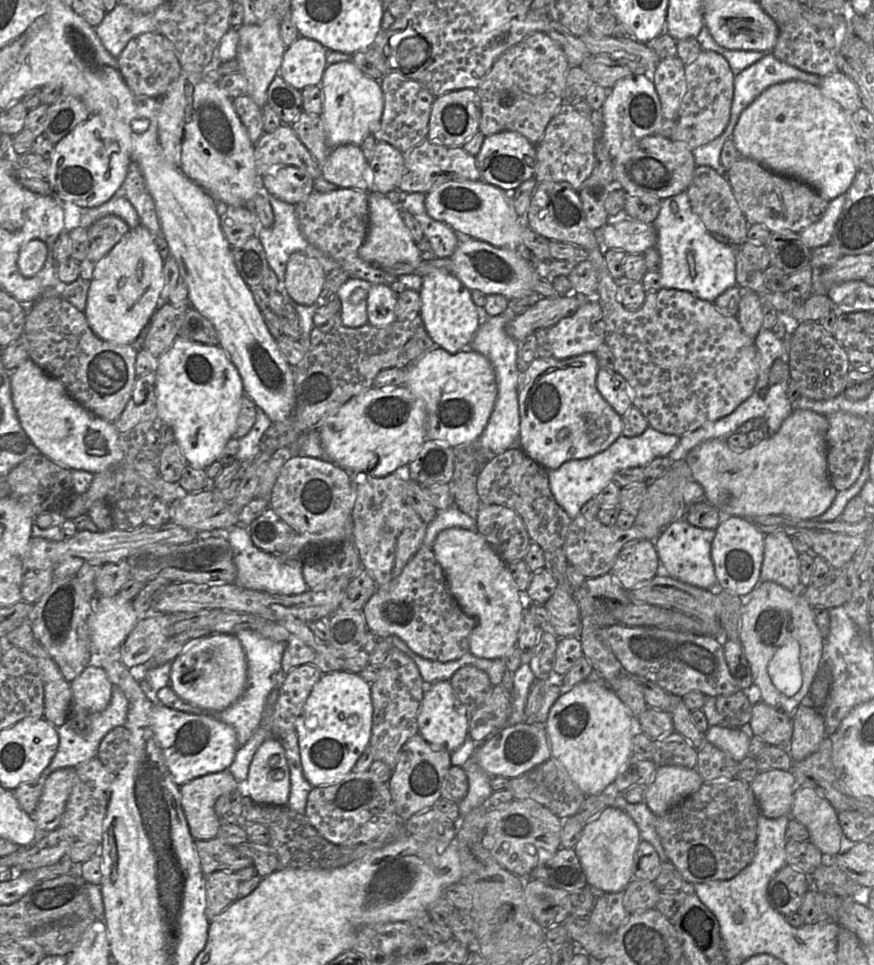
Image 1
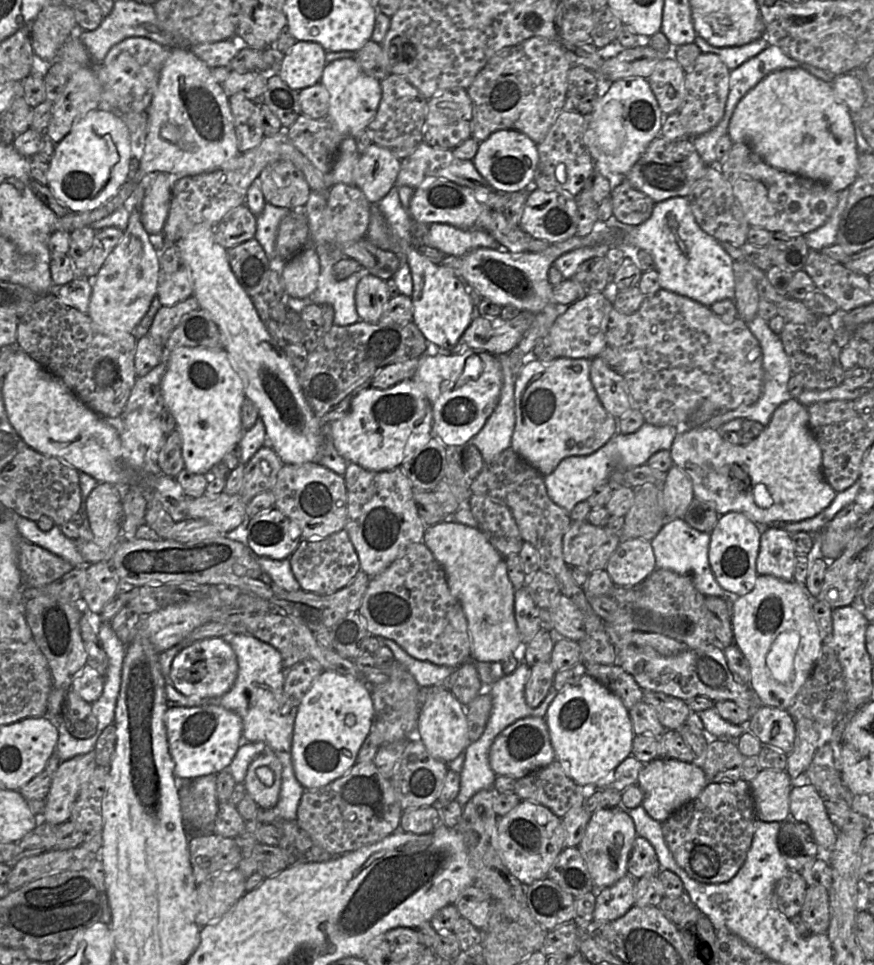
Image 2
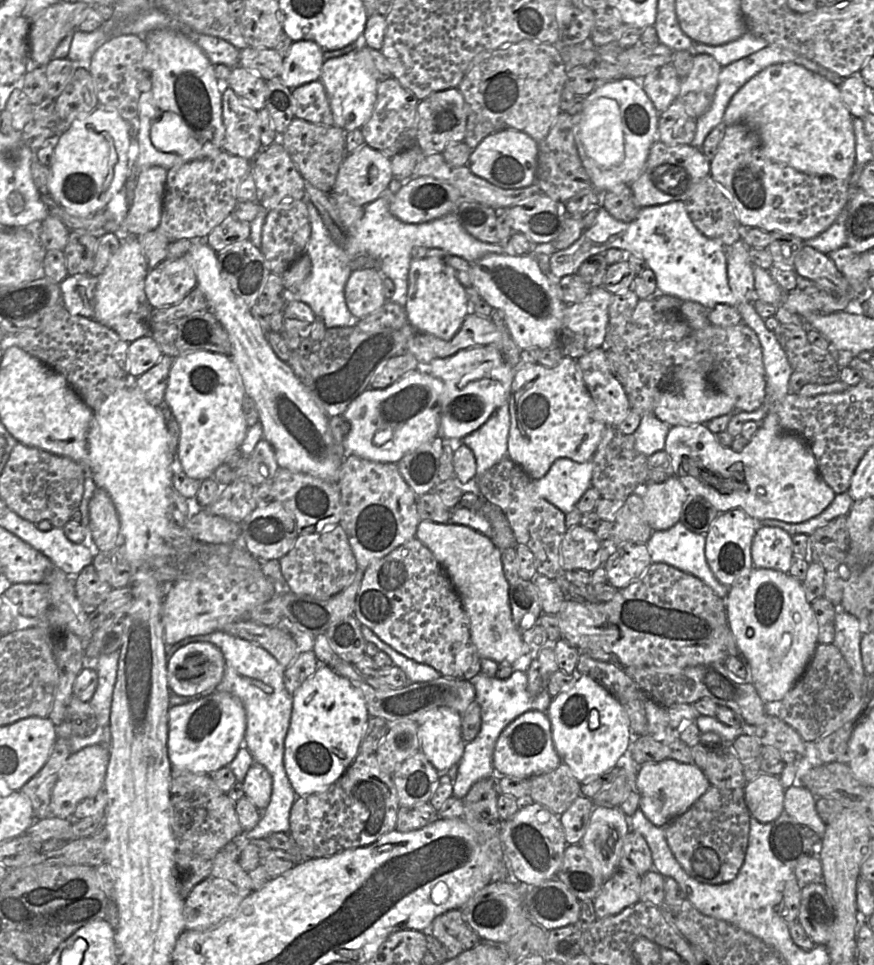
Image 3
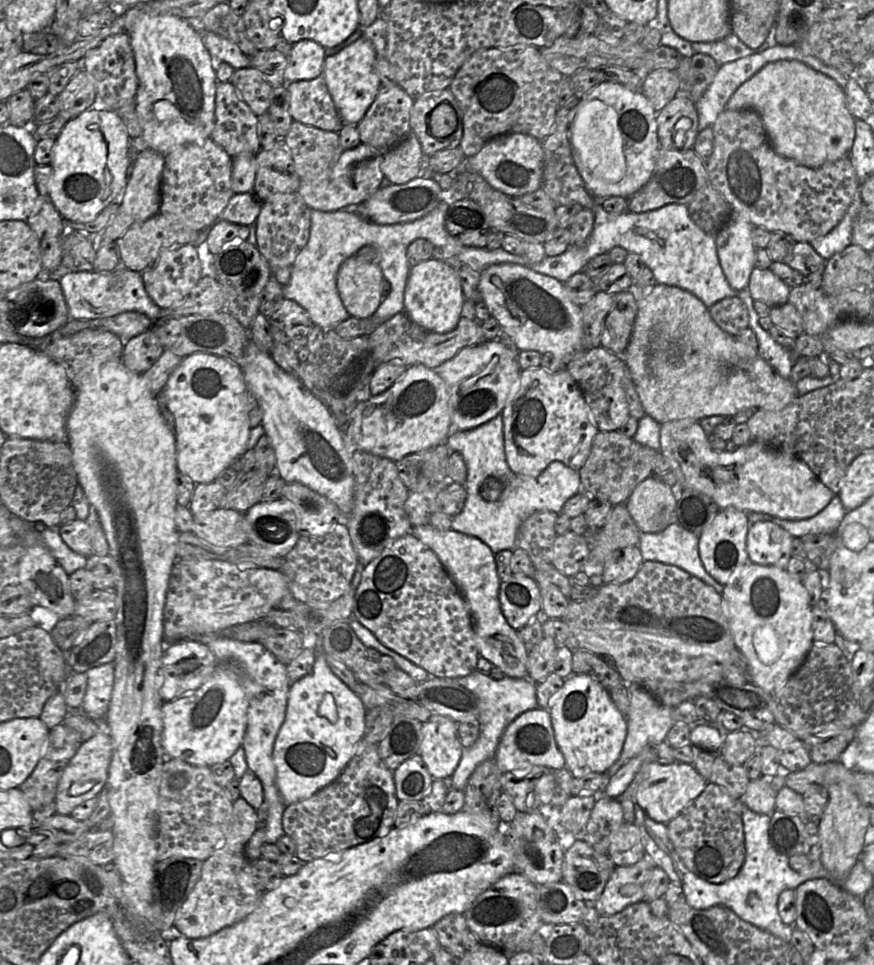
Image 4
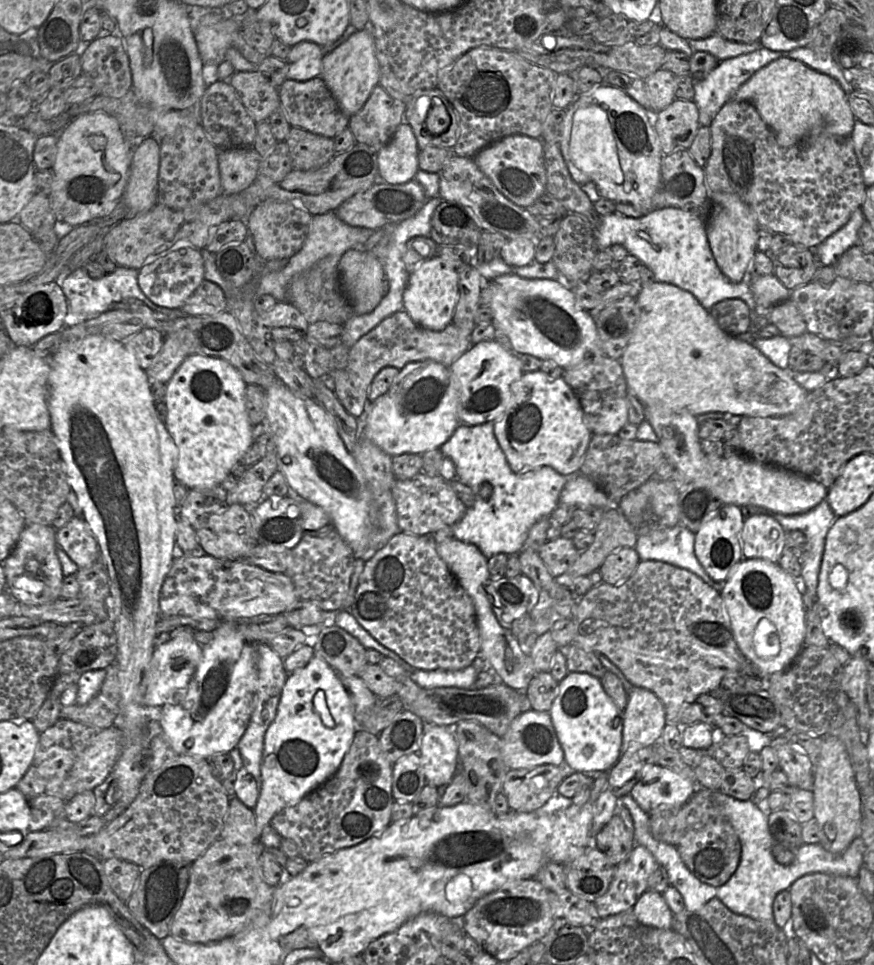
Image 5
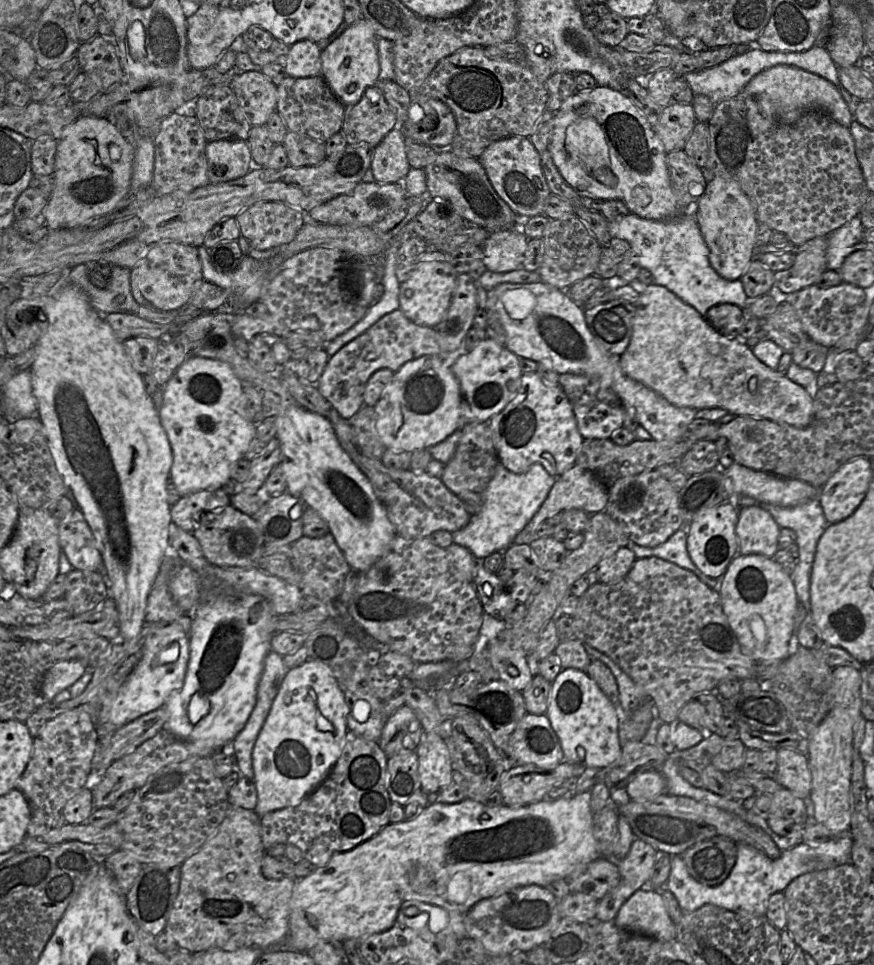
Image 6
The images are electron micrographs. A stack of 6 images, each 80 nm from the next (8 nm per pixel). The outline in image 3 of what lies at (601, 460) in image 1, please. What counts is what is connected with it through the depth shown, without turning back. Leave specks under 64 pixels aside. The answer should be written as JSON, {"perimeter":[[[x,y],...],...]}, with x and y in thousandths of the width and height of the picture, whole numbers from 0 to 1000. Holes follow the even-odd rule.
{"perimeter":[[[747,429],[736,430],[729,446],[723,450],[727,465],[740,474],[760,466],[767,444],[764,438],[755,436]],[[637,476],[626,491],[612,498],[614,510],[646,533],[652,532],[675,506],[678,492],[676,477],[661,480]]]}

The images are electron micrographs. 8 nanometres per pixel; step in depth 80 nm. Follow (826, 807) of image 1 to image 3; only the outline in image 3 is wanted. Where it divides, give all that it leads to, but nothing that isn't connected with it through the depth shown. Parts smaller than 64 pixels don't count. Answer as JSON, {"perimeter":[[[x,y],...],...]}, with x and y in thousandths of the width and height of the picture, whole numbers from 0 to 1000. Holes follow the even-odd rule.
{"perimeter":[[[904,815],[898,818],[897,841],[918,856],[930,859],[941,869],[945,855],[934,840],[934,826],[919,815]]]}

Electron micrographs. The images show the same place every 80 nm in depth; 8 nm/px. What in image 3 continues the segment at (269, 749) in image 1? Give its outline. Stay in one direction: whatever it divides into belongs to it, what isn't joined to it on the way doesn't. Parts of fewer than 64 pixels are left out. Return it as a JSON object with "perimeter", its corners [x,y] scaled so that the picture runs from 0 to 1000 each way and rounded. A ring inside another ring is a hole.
{"perimeter":[[[289,790],[277,812],[280,825],[301,840],[307,835],[311,823],[311,805],[307,798]]]}

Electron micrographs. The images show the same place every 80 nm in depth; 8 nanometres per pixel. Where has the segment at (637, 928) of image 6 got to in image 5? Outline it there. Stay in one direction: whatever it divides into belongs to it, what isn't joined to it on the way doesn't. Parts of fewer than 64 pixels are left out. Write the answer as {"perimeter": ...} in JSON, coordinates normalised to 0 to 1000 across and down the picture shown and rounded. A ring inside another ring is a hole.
{"perimeter":[[[740,922],[723,941],[729,953],[743,961],[769,963],[770,947],[757,926]]]}

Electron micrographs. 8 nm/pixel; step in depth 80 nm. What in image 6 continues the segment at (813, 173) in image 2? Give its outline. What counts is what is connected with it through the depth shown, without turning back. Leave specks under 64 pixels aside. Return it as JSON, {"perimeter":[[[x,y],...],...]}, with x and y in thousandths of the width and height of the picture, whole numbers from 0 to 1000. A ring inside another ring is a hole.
{"perimeter":[[[888,67],[864,78],[848,94],[859,98],[867,107],[872,118],[897,127],[907,127],[924,115],[937,114],[950,119],[960,128],[973,132],[977,118],[961,95],[947,83],[902,67]]]}

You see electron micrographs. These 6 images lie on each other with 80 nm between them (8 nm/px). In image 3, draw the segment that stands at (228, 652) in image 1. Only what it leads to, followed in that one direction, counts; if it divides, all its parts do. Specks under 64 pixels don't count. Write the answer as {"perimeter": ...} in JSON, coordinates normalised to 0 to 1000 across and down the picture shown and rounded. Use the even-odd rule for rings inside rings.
{"perimeter":[[[223,664],[205,672],[191,684],[191,705],[195,717],[211,722],[237,720],[254,706],[257,683],[253,674],[243,666]]]}

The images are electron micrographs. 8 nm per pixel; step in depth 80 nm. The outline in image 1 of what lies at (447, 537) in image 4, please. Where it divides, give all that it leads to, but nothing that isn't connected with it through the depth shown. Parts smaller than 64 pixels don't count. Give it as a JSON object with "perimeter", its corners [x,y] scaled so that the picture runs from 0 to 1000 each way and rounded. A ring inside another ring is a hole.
{"perimeter":[[[526,546],[508,548],[500,554],[493,569],[529,633],[545,642],[538,657],[537,676],[547,682],[573,683],[592,668],[602,629],[601,620],[594,613],[581,584],[546,549]]]}

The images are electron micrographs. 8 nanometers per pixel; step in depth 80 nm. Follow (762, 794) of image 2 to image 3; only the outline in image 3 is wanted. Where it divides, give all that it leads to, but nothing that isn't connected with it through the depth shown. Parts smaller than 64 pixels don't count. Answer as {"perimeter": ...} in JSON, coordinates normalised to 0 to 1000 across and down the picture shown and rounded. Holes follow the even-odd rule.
{"perimeter":[[[874,801],[851,816],[855,837],[871,853],[884,853],[897,842],[897,823],[891,804]]]}

